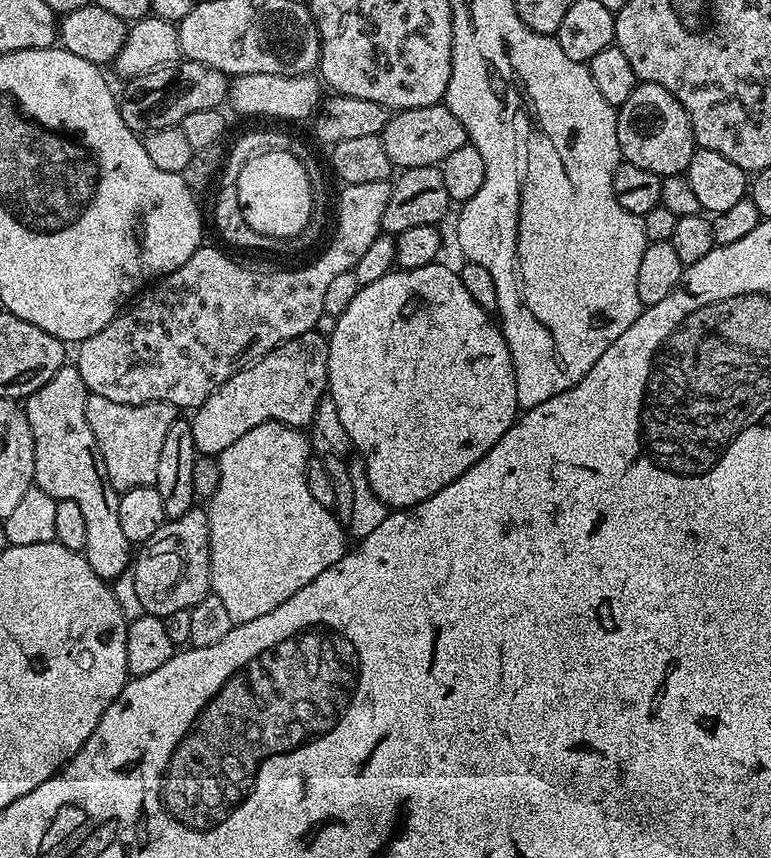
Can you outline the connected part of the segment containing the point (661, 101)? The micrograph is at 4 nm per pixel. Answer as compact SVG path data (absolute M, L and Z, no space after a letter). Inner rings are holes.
M637 83L630 98L626 98L626 102L619 104L616 109L616 133L618 134L620 155L627 163L642 166L642 170L650 170L662 178L687 173L694 151L692 127L688 121L686 110L662 86Z

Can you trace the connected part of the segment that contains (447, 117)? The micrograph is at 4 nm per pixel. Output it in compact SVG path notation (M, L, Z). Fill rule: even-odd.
M441 103L417 108L402 108L395 114L389 115L384 129L379 134L382 146L386 146L386 158L400 170L430 166L431 168L443 164L454 150L462 150L462 146L469 143L466 130L454 114L450 114L448 107Z

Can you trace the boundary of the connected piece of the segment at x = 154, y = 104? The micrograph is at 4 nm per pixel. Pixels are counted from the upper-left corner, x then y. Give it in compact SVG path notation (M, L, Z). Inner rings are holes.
M187 58L171 64L169 68L159 68L141 76L131 77L118 96L120 113L126 126L137 134L147 134L163 128L180 125L186 114L194 110L220 108L227 101L229 77L205 64Z

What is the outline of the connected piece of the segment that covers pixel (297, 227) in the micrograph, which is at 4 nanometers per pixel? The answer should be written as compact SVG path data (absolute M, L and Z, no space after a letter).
M261 150L251 156L242 166L242 170L236 179L236 193L238 202L244 210L244 221L249 228L253 228L258 234L270 236L273 240L290 240L293 236L299 236L304 227L313 219L312 216L312 180L309 169L294 158L294 154L286 154L279 150Z

